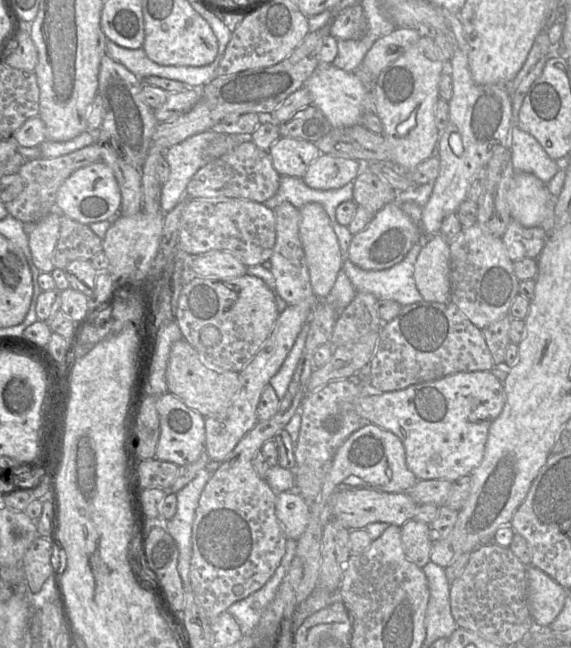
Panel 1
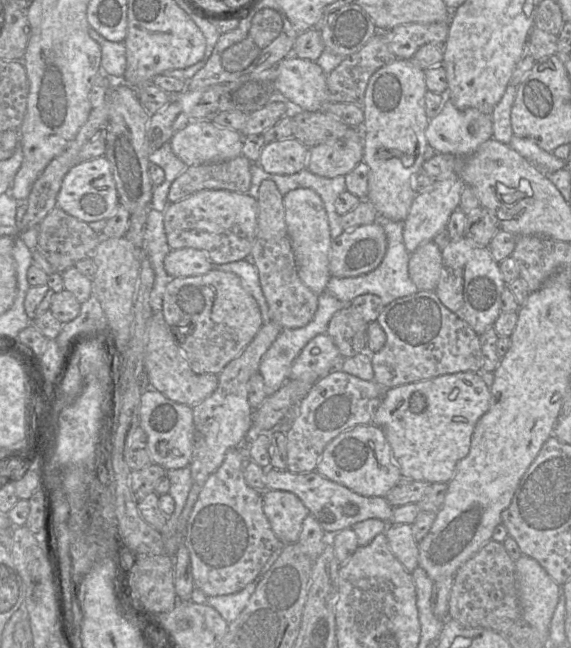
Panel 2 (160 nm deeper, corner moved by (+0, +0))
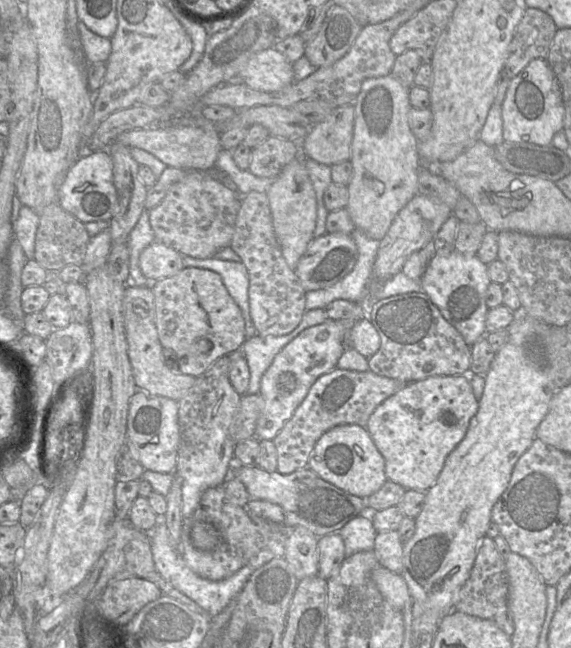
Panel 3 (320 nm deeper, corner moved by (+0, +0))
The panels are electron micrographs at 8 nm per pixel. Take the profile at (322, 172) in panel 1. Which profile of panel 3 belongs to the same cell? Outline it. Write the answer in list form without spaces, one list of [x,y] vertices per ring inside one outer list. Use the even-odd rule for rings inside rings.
[[[353,105],[335,107],[302,142],[304,156],[327,166],[350,161],[354,118]]]

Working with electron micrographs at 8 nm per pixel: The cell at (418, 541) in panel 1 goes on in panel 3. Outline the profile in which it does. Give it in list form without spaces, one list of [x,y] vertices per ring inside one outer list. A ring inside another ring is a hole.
[[[397,530],[379,532],[375,537],[373,552],[381,566],[401,574],[403,545]]]

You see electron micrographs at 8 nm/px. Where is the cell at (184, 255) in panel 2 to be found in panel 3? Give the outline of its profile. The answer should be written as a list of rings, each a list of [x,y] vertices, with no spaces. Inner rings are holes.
[[[155,240],[140,254],[139,267],[149,282],[156,282],[179,273],[184,268],[183,256]]]

